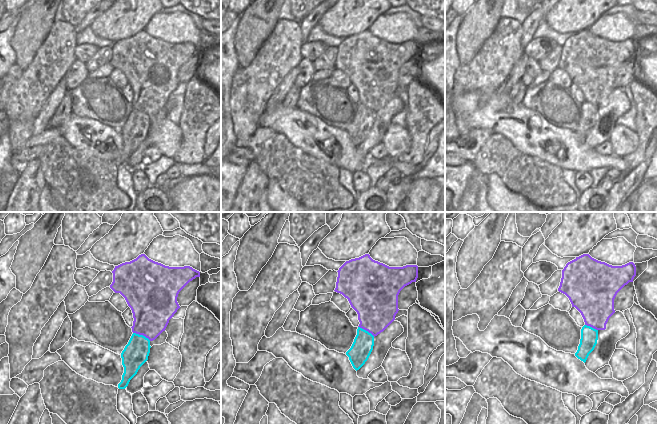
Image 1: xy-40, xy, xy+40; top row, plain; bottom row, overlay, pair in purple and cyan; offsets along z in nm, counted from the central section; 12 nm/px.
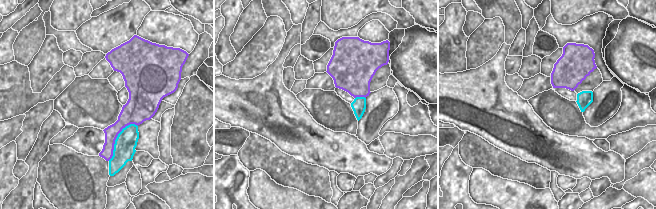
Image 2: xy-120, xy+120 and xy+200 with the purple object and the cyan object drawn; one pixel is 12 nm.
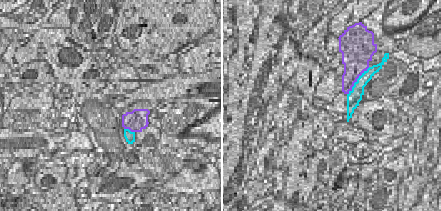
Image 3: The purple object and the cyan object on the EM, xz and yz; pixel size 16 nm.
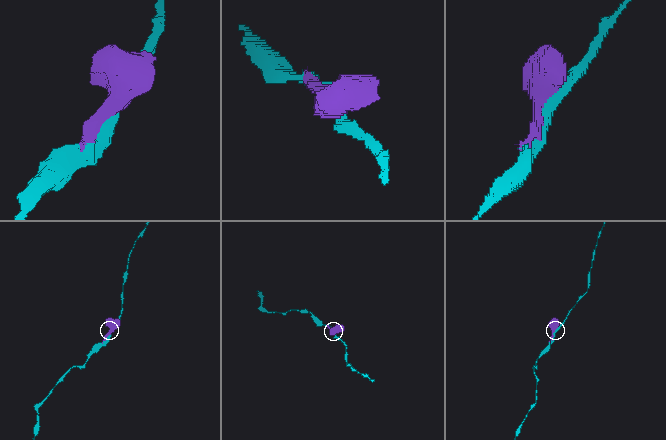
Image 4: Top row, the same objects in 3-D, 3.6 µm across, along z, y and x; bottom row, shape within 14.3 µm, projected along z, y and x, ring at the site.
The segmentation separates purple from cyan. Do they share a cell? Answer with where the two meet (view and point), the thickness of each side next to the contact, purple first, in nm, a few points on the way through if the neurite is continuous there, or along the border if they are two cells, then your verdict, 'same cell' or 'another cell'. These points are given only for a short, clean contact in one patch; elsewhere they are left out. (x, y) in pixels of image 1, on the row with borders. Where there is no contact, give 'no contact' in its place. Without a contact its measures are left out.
contact xy-40 (142, 334); calibres 440 and 300 nm; same cell

